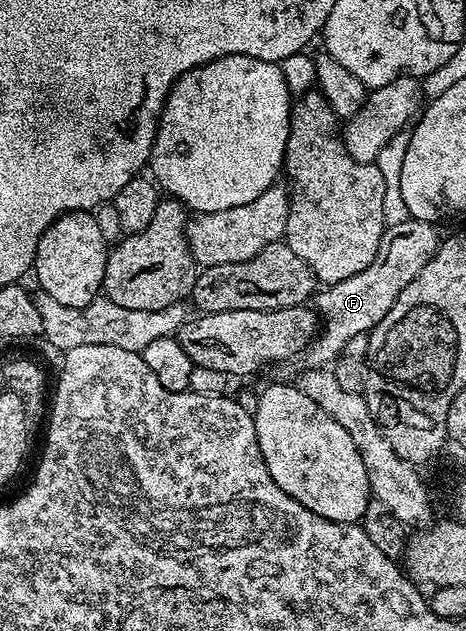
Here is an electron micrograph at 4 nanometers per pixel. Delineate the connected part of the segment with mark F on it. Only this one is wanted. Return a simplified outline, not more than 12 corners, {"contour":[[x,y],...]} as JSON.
{"contour":[[436,224],[387,227],[361,273],[324,286],[308,364],[334,364],[437,253]]}

